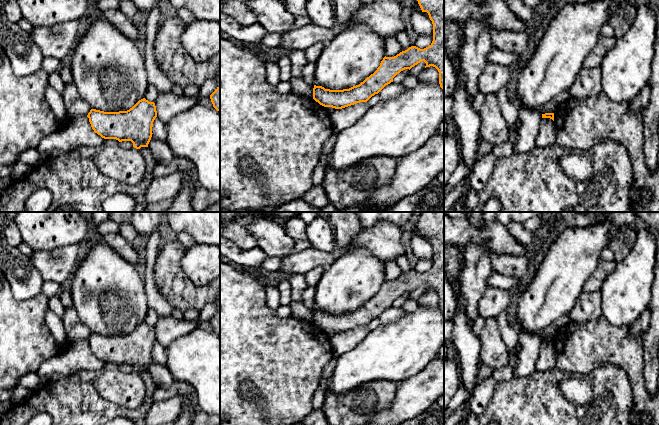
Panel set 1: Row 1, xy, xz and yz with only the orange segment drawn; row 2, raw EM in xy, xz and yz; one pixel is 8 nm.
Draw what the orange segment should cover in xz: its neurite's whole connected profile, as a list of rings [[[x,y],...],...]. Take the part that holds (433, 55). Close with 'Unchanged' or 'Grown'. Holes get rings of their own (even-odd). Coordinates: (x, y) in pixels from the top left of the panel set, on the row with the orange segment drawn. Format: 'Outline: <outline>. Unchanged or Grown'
Outline: [[[417,0],[422,12],[427,12],[433,24],[433,41],[424,48],[420,49],[416,46],[411,46],[407,50],[400,52],[394,57],[384,57],[377,70],[367,77],[359,85],[349,89],[330,90],[322,86],[314,85],[313,99],[324,107],[332,107],[342,109],[356,103],[367,102],[372,96],[378,94],[386,85],[393,82],[393,78],[405,69],[411,69],[418,63],[424,61],[426,67],[433,66],[439,72],[439,84],[444,90],[444,0]]]. Unchanged

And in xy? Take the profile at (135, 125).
Outline: [[[143,98],[127,111],[91,109],[87,117],[94,132],[102,138],[131,141],[134,148],[140,149],[148,147],[157,111],[154,102]]]. Unchanged

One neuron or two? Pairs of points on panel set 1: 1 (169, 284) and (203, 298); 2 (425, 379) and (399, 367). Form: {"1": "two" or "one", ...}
{"1": "one", "2": "two"}

